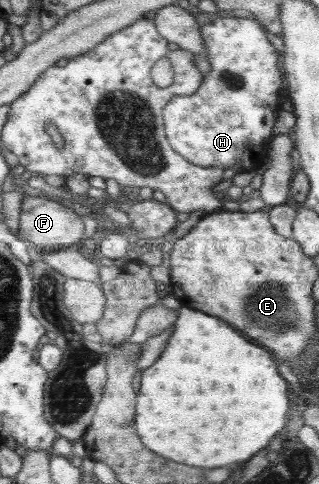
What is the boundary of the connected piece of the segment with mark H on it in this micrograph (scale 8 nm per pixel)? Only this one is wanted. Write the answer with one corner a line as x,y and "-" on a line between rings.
217,18
201,27
201,36
211,71
195,93
173,97
163,108
166,138
171,148
193,165
260,171
262,161
268,159
267,145
274,137
272,130
282,109
279,95
285,79
281,54
255,19

